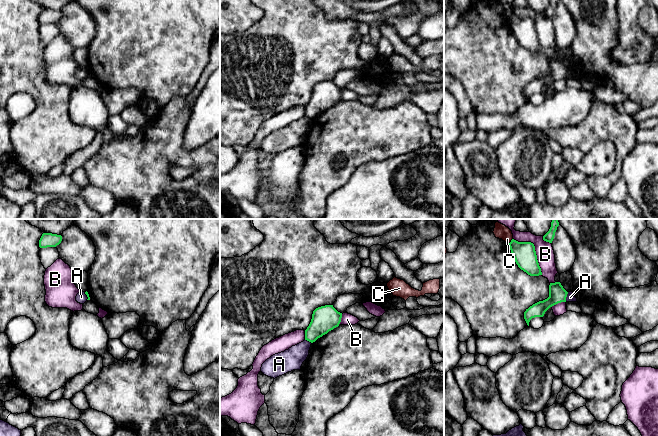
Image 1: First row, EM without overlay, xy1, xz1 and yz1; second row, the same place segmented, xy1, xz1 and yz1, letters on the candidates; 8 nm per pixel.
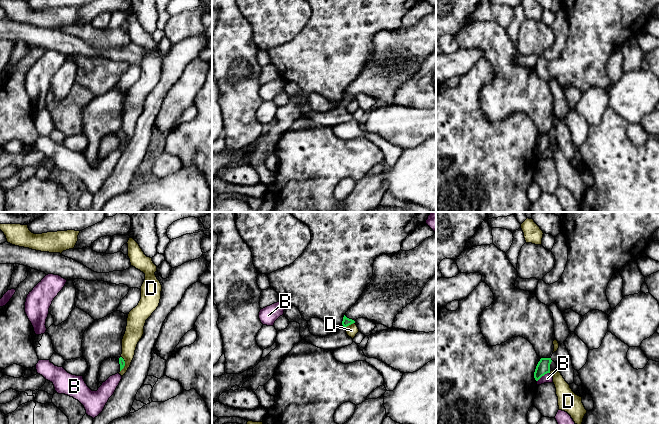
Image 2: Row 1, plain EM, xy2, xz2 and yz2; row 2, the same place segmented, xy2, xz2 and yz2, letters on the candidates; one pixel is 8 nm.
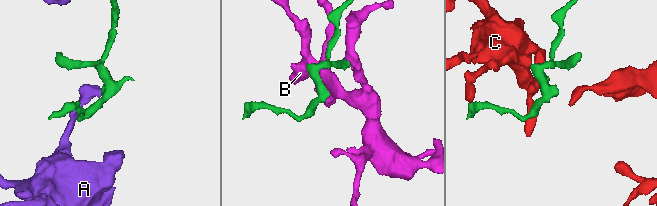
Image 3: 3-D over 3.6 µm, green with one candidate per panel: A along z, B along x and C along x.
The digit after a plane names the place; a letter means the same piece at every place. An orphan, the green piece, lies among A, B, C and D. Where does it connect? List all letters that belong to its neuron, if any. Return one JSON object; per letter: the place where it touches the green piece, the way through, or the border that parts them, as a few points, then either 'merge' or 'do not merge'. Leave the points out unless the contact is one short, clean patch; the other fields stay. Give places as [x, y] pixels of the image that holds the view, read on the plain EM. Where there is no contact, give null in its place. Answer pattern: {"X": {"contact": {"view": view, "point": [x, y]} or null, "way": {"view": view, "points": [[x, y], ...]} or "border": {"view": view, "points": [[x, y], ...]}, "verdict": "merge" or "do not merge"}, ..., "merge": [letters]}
{"A": {"contact": {"view": "yz1", "point": [566, 72]}, "border": {"view": "yz1", "points": [[568, 68], [565, 77]]}, "verdict": "do not merge"}, "B": {"contact": {"view": "yz1", "point": [534, 25]}, "verdict": "do not merge"}, "C": {"contact": {"view": "yz1", "point": [511, 17]}, "verdict": "do not merge"}, "D": {"contact": {"view": "xz2", "point": [349, 100]}, "border": {"view": "xz2", "points": [[354, 98], [345, 103]]}, "verdict": "do not merge"}, "merge": []}

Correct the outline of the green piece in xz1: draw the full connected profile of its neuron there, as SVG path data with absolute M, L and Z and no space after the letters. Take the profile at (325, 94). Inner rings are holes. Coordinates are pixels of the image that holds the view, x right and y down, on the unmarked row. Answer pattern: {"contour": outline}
{"contour": "M325 81L313 87L312 95L305 106L305 116L313 119L318 114L338 103L342 89L338 88L333 81Z"}

